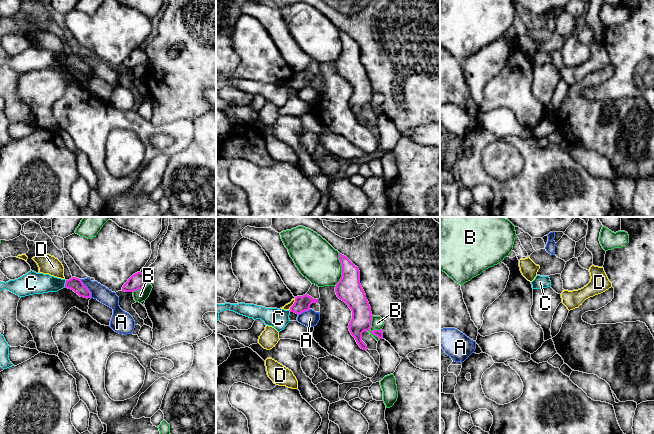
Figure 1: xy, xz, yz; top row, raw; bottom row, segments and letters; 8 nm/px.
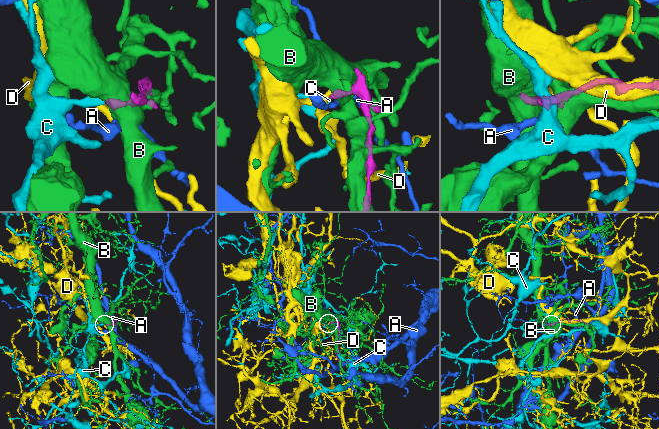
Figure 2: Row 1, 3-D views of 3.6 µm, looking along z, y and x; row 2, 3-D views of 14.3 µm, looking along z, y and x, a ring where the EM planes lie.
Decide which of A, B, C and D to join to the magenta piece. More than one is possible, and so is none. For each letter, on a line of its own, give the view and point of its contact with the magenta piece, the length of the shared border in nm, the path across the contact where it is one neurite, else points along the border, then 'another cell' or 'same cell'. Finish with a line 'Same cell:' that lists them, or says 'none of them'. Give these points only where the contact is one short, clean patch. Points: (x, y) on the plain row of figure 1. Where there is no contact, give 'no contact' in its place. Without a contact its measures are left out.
A: meets magenta in xy at (87, 64); contact 180 nm long; border along xy (79, 55), (88, 65), (91, 73); another cell
B: meets magenta in xz at (370, 103); contact 200 nm long; another cell
C: meets magenta in xy at (65, 60); contact 70 nm long; border along xy (66, 56), (64, 63); another cell
D: meets magenta in xz at (293, 80); contact 120 nm long; border along xz (295, 74), (289, 86); another cell
Same cell: none of them

